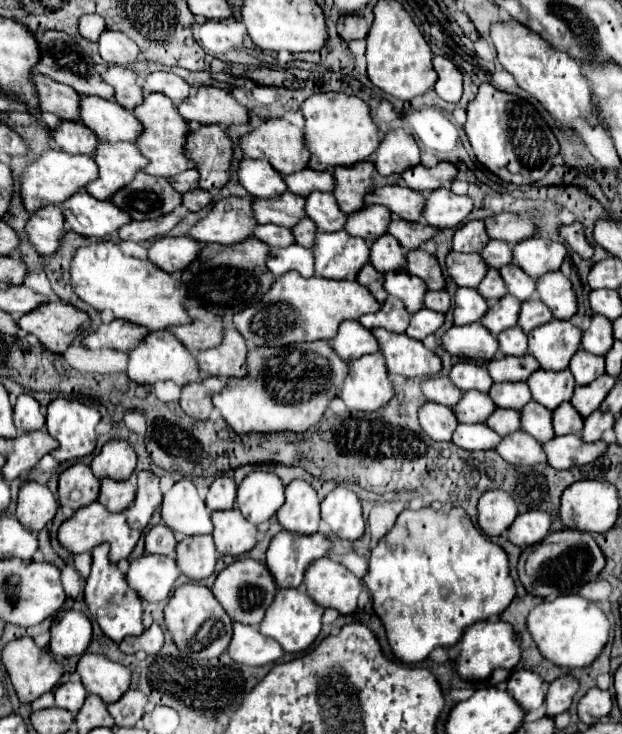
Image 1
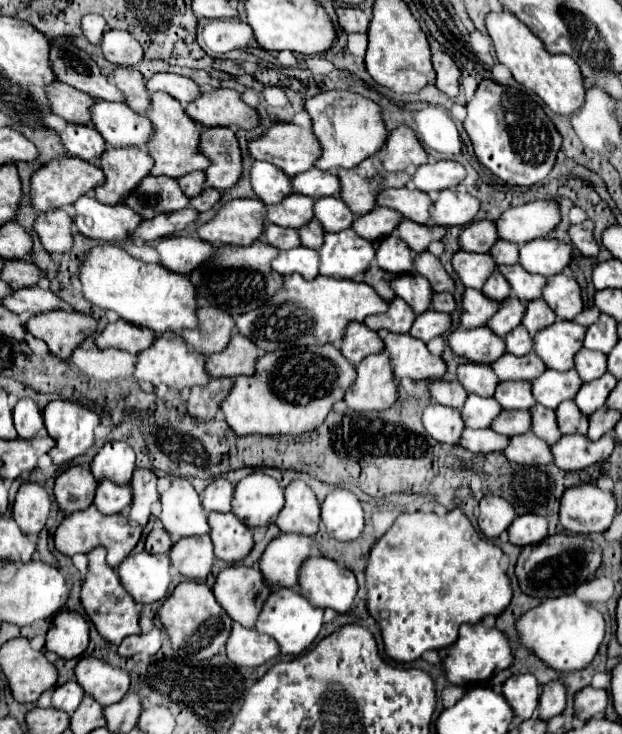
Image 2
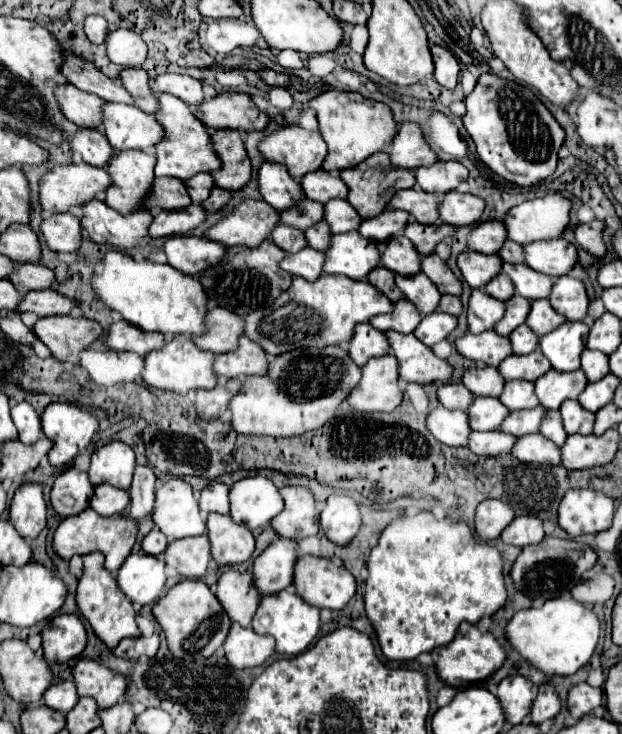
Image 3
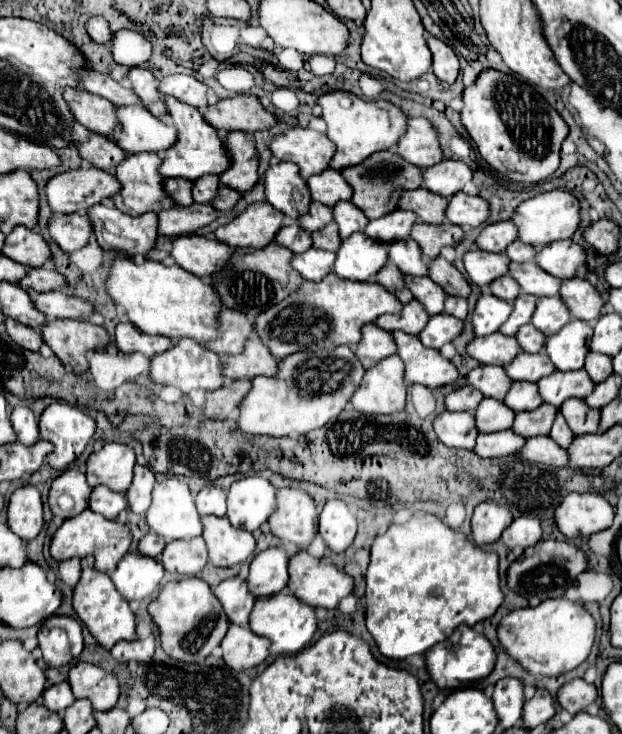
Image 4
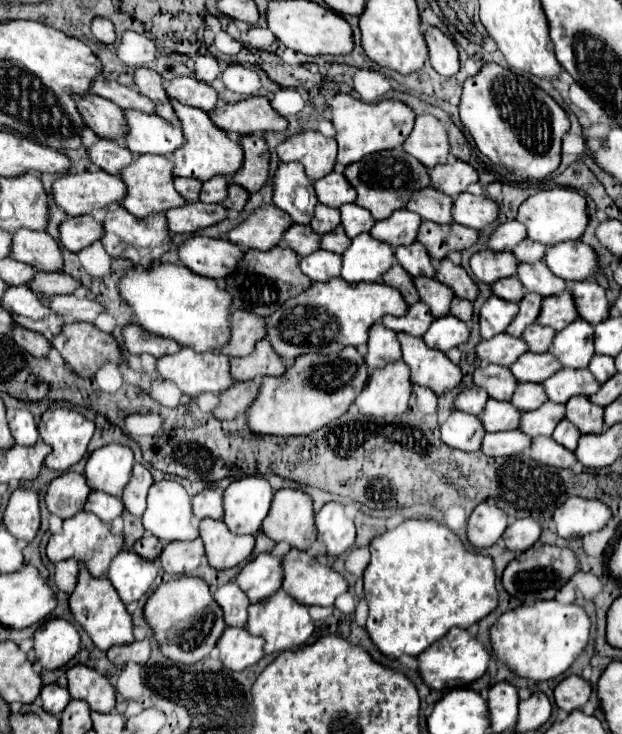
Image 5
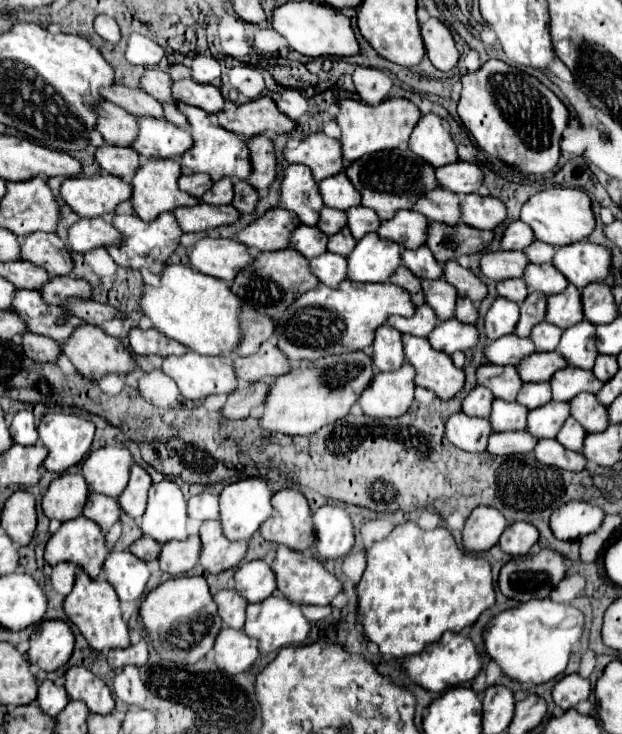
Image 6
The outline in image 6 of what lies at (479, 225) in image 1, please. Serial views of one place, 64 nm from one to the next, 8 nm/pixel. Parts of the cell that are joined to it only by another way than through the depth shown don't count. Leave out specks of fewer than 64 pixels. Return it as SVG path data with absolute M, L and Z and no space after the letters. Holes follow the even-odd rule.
M516 220L506 228L500 246L504 250L522 250L522 248L528 248L534 240L536 240L536 236L534 236L532 228L528 224L524 224L522 220Z

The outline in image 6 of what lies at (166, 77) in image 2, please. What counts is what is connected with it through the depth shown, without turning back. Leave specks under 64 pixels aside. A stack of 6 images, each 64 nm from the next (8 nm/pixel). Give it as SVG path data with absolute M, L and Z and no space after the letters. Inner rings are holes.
M192 78L174 82L172 94L174 94L176 100L180 100L184 104L198 106L198 108L206 110L208 114L220 112L224 108L224 104L226 104L222 92L216 86L212 86L212 84L198 84Z

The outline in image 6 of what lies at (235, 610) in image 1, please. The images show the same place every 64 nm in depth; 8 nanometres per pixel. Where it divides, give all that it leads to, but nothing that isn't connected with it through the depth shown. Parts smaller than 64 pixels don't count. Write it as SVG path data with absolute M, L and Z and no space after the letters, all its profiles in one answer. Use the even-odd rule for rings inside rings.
M220 590L214 594L214 602L218 604L218 614L222 622L230 628L242 628L246 620L248 602L234 590Z

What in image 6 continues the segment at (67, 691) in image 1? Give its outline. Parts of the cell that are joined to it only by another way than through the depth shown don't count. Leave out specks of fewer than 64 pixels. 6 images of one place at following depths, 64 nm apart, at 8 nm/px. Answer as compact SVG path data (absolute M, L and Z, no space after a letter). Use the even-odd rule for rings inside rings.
M44 680L44 682L40 682L40 686L38 686L36 702L40 704L40 710L42 710L42 712L46 712L48 716L56 718L56 716L64 710L64 706L68 704L68 696L66 696L66 690L64 690L64 688L56 686L56 684L50 682L50 680Z

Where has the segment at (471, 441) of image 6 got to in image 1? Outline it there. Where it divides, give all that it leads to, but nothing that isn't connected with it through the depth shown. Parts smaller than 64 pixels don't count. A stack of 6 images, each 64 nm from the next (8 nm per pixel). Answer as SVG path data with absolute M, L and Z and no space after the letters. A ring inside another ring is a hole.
M426 402L420 412L420 426L424 428L424 432L438 440L438 442L450 442L452 434L458 426L458 420L454 416L454 410L450 406L444 404L436 404L436 402Z

